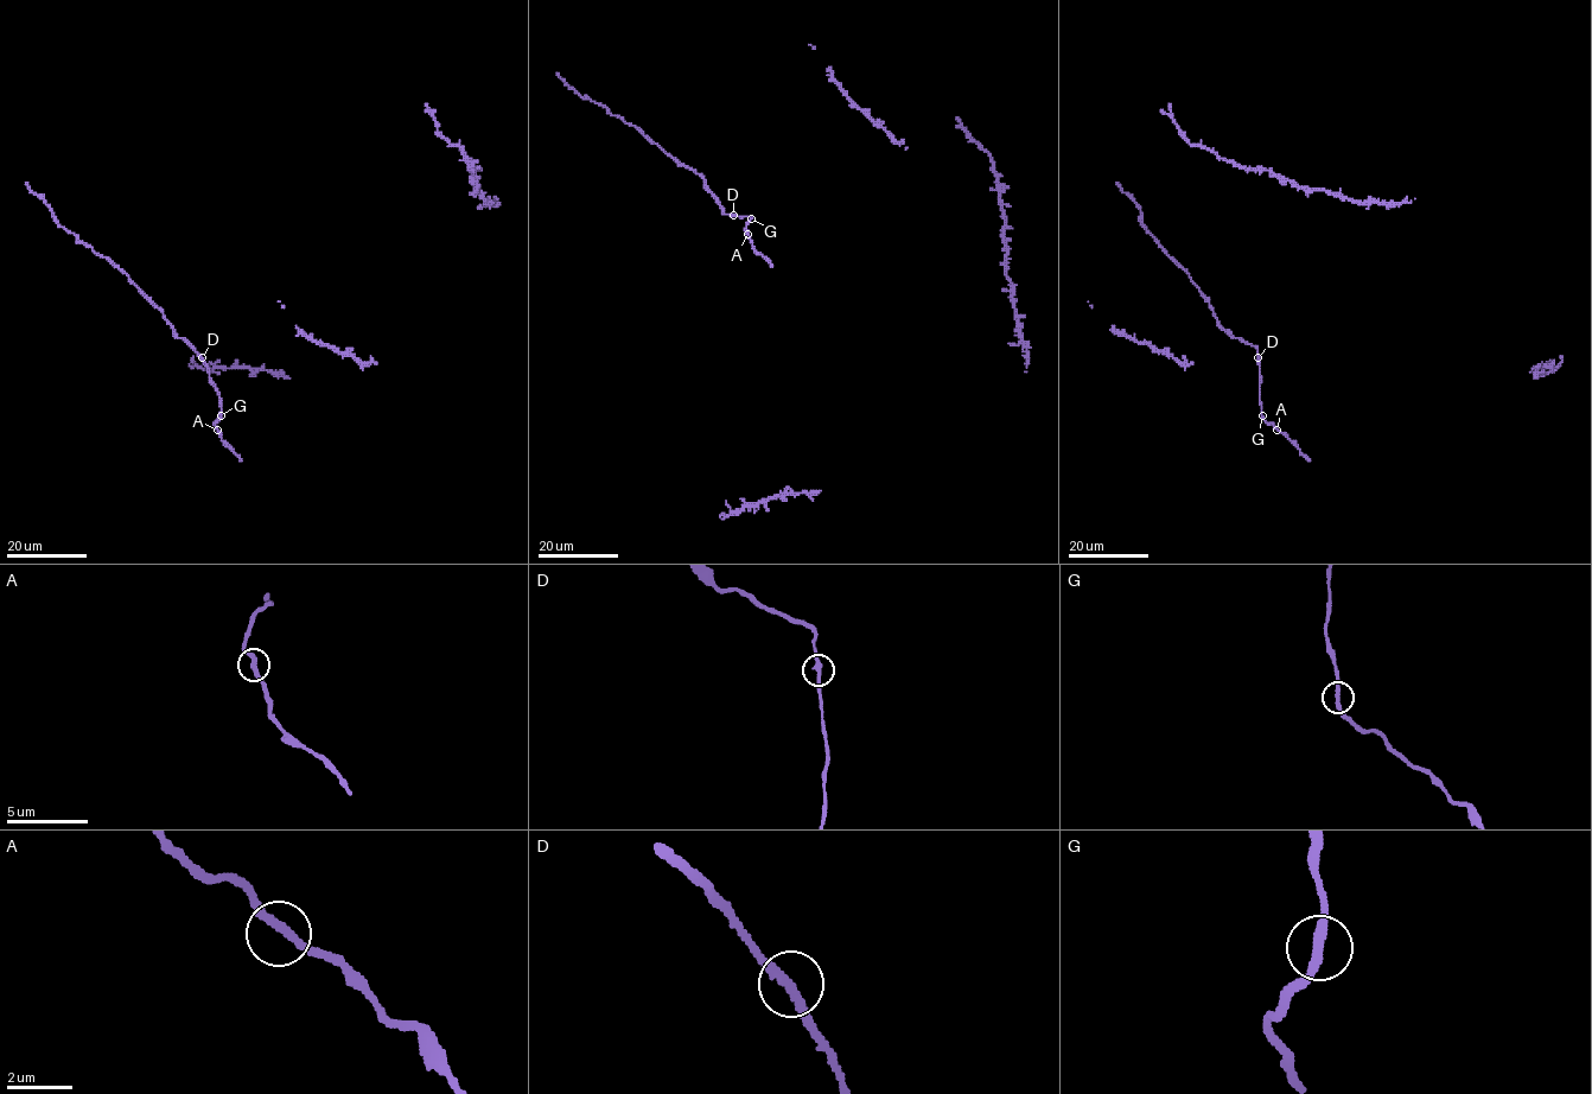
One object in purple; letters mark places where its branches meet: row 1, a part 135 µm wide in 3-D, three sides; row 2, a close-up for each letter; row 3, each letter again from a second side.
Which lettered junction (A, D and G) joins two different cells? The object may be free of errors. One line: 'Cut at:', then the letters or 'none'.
Cut at: none

